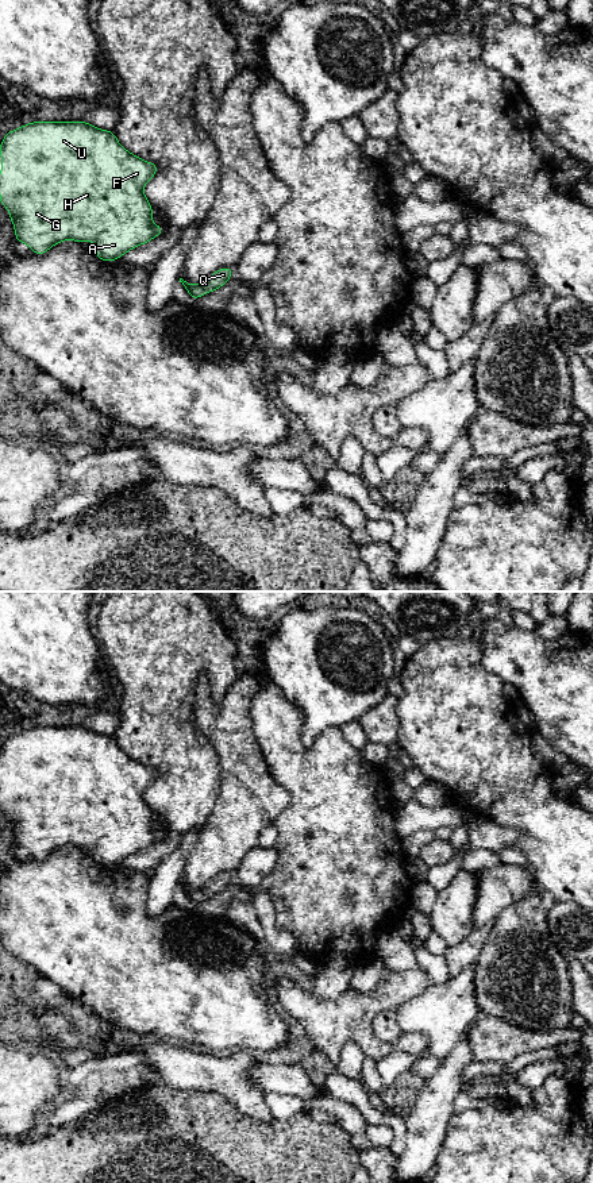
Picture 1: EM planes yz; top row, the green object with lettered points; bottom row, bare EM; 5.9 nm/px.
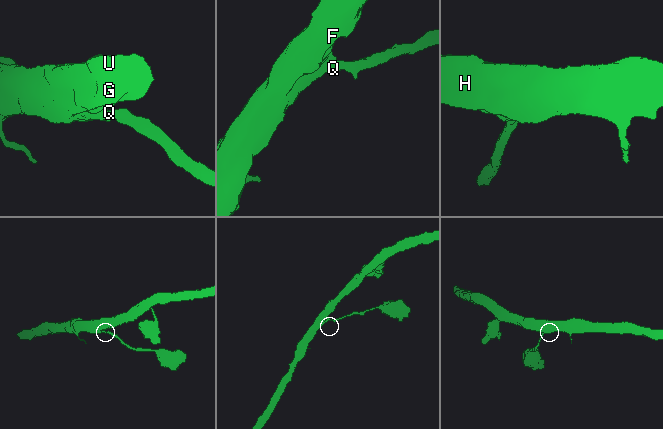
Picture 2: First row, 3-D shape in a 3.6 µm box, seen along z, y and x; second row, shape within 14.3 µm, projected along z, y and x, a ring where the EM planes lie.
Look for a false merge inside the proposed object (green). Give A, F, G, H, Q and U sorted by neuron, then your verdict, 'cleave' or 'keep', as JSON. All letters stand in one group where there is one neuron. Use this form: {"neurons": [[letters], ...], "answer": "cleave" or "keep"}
{"neurons": [["A", "F", "G", "H", "Q", "U"]], "answer": "keep"}

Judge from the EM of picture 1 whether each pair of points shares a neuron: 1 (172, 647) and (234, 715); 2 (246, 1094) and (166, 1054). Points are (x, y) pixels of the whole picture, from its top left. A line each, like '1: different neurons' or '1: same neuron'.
1: different neurons
2: same neuron

